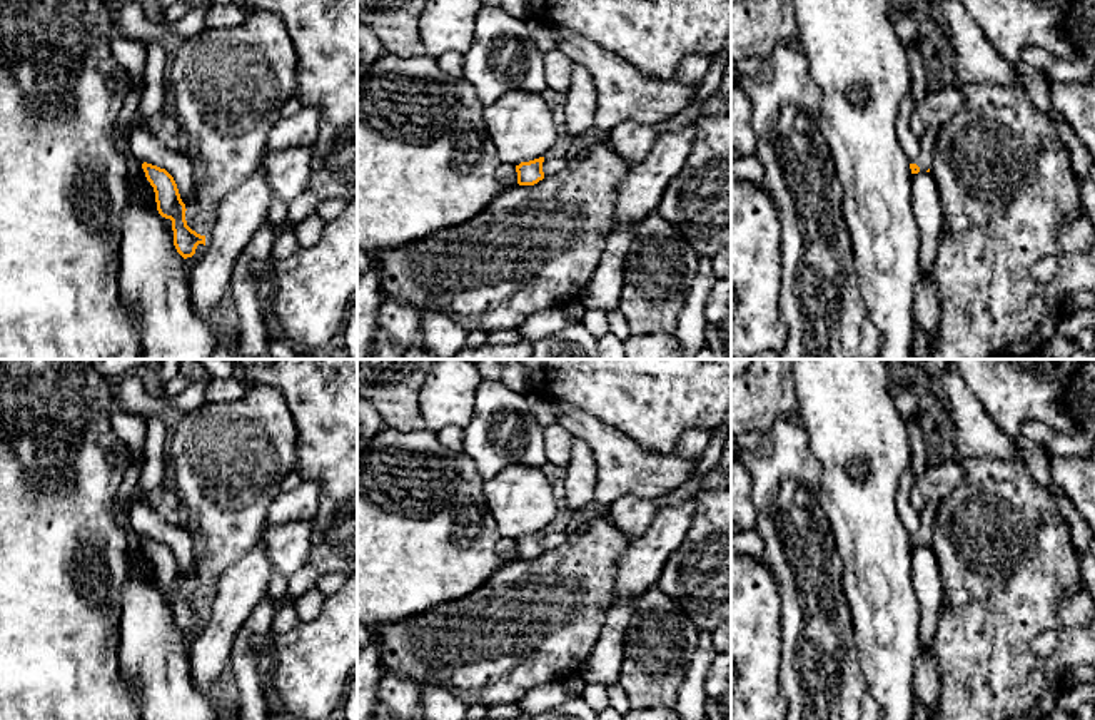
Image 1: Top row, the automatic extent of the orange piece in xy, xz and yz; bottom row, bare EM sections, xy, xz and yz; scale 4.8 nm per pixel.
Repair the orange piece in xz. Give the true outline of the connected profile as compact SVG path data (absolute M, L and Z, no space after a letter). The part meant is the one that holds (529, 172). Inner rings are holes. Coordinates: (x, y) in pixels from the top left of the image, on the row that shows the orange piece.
M539 157L539 159L521 162L519 165L516 165L517 184L534 185L539 180L542 180L544 179L542 162L544 162L544 157Z

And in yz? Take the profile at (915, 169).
M930 127L920 139L920 154L910 164L911 174L926 172L931 169L936 140L943 135L938 127Z

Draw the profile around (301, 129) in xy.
M304 105L299 114L282 117L267 137L267 150L285 150L290 147L305 147L319 134L320 114L314 107Z

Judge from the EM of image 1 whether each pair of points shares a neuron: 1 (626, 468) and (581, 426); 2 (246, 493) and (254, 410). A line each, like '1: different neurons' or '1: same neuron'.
1: same neuron
2: same neuron

